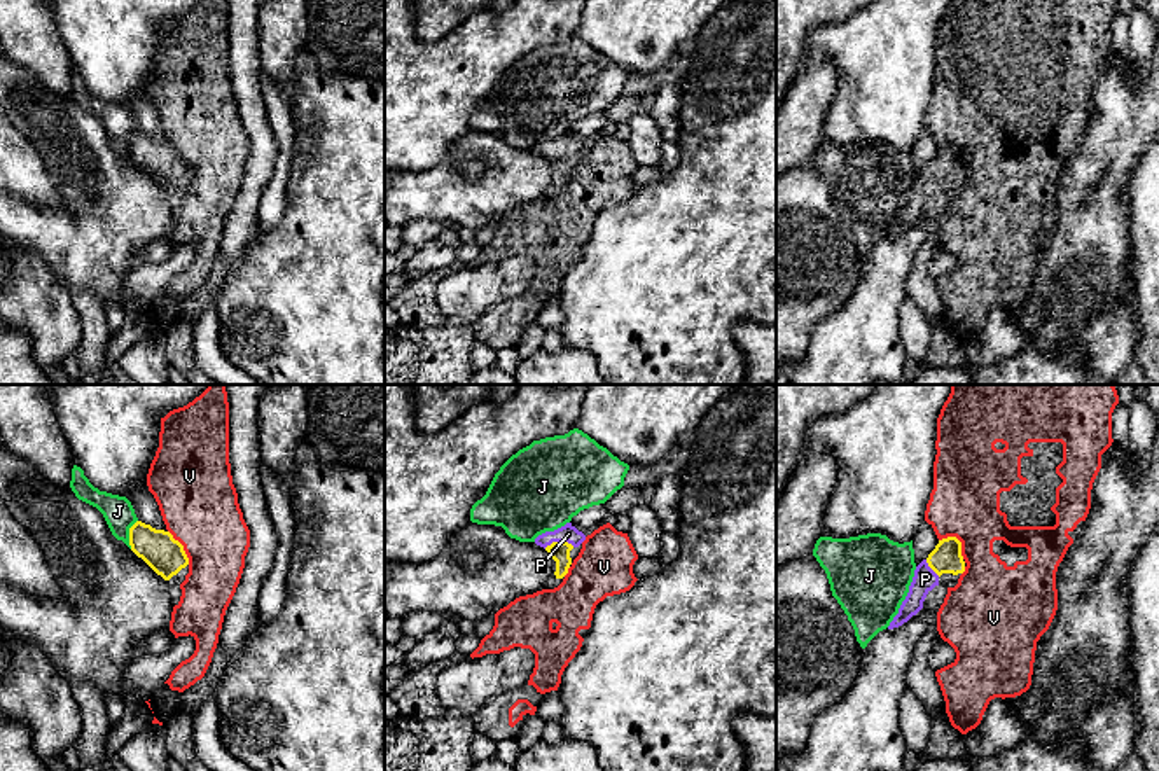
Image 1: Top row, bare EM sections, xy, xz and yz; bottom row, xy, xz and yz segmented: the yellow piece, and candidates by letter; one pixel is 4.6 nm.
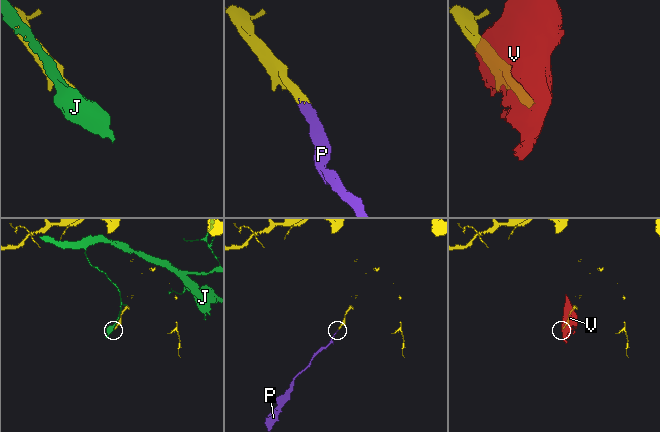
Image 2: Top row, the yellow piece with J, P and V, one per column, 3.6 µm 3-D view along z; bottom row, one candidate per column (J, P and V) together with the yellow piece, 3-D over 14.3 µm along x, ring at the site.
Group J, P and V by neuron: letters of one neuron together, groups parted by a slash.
J / P / V

